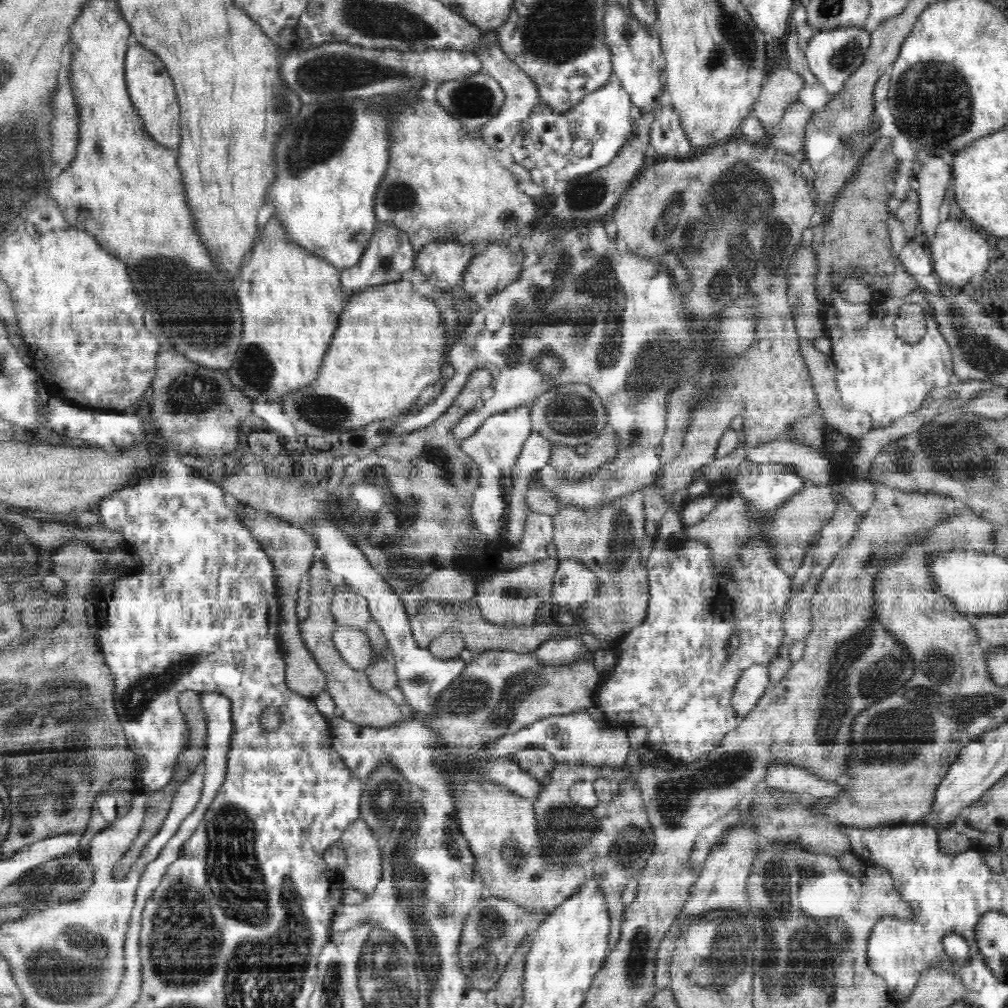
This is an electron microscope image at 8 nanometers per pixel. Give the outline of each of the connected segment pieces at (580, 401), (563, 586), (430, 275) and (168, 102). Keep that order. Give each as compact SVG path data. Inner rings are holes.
M569 383L551 388L538 396L529 407L533 431L554 445L575 447L588 444L590 440L599 439L608 424L600 397L584 384Z
M568 557L559 559L553 578L552 599L558 607L574 613L579 606L591 601L598 592L599 580L584 563Z
M432 242L417 252L413 268L418 268L433 288L453 290L476 254L469 243Z
M142 44L128 48L125 54L125 79L127 91L135 105L139 118L143 120L143 128L158 144L172 150L179 150L181 118L177 101L175 84L168 74L165 64Z

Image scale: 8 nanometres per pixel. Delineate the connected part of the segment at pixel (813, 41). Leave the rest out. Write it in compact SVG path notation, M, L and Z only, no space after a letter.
M841 25L838 29L822 29L815 32L807 44L805 55L810 72L824 84L826 92L838 94L844 88L844 82L865 62L865 54L871 43L871 34L859 25Z

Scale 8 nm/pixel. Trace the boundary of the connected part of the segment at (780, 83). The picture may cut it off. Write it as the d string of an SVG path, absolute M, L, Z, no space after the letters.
M779 64L763 83L752 114L768 132L773 132L784 111L799 100L803 86L804 79L798 72Z

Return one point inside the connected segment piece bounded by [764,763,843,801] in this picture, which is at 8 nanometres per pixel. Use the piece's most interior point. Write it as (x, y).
(790, 778)

